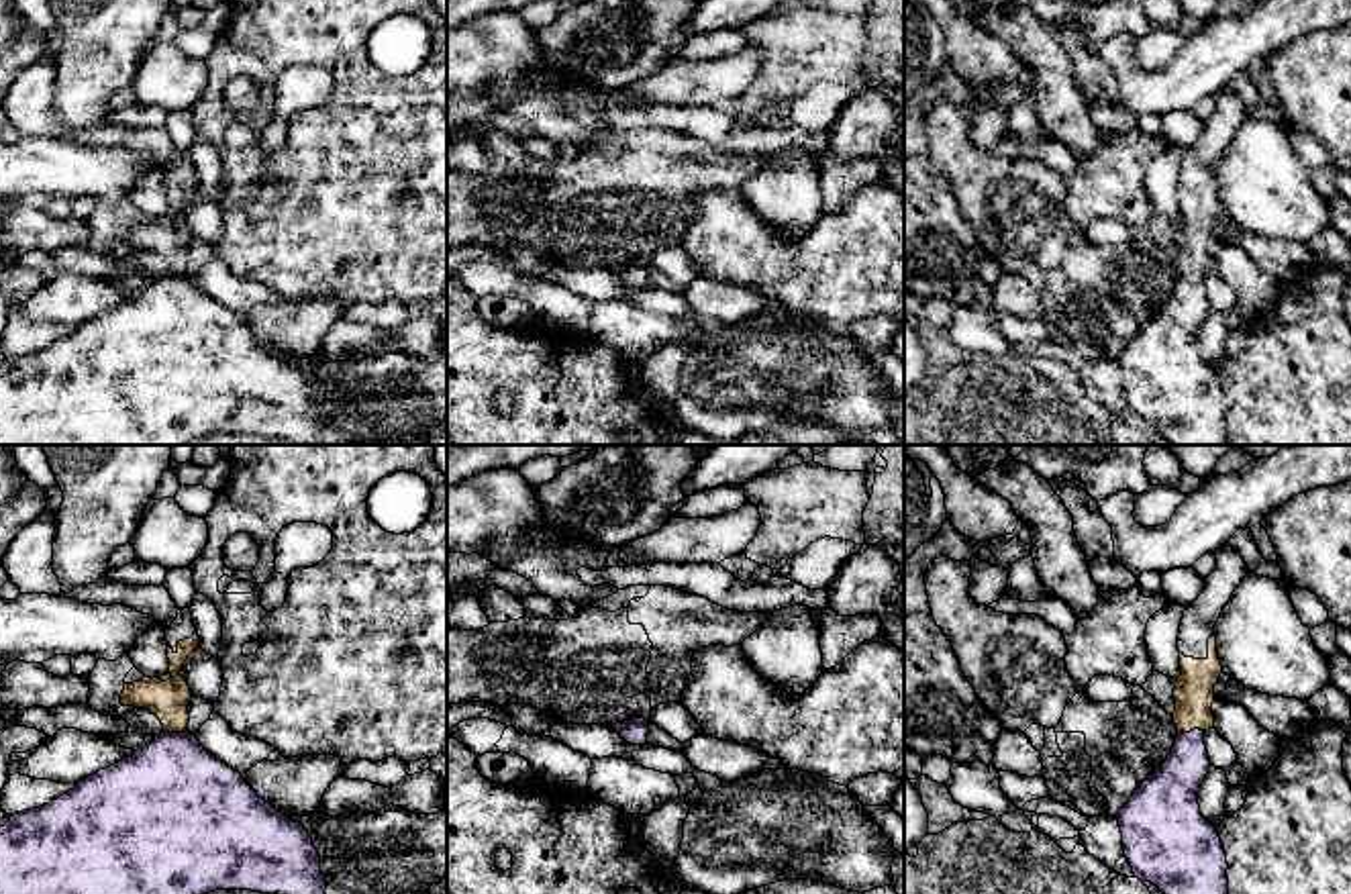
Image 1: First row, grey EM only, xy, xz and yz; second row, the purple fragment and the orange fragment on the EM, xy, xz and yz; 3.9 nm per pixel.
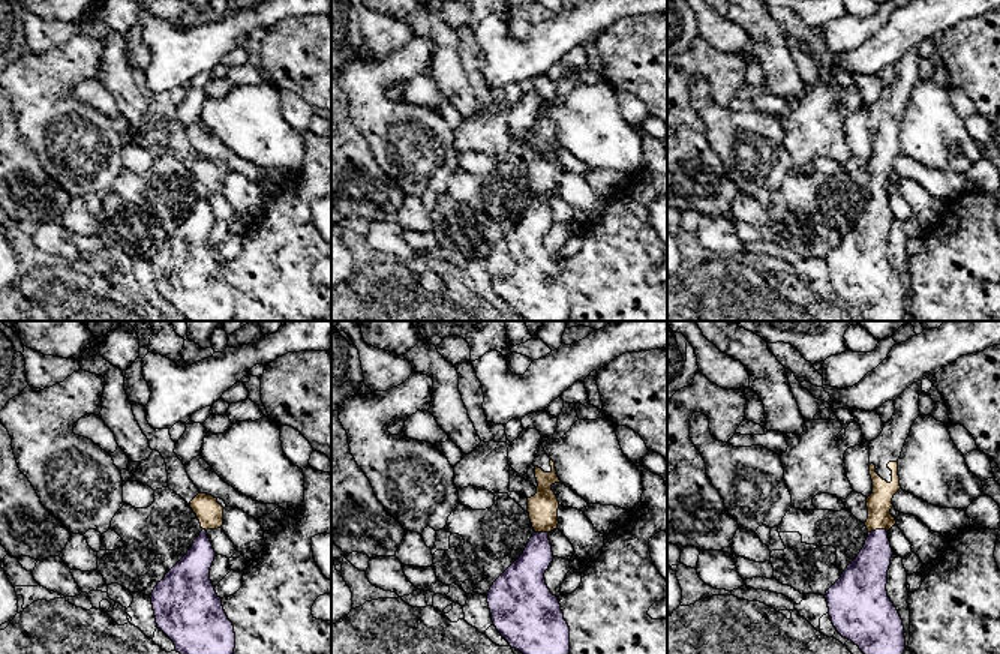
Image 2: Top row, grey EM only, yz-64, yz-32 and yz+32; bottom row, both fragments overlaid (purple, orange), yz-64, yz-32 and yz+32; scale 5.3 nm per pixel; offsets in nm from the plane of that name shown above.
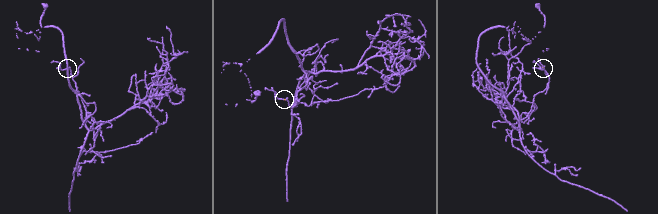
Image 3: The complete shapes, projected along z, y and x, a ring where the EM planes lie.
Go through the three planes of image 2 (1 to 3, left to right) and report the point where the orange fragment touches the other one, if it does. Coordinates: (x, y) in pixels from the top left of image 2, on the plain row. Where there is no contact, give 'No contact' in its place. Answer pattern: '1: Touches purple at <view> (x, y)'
1: Touches purple at yz-64 (204, 194)
2: Touches purple at yz-32 (541, 197)
3: Touches purple at yz+32 (877, 194)

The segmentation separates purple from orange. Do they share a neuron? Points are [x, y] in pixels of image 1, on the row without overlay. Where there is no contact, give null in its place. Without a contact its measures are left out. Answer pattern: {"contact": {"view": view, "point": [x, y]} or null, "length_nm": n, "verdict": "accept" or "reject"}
{"contact": {"view": "yz", "point": [1190, 274]}, "length_nm": 110, "verdict": "accept"}

